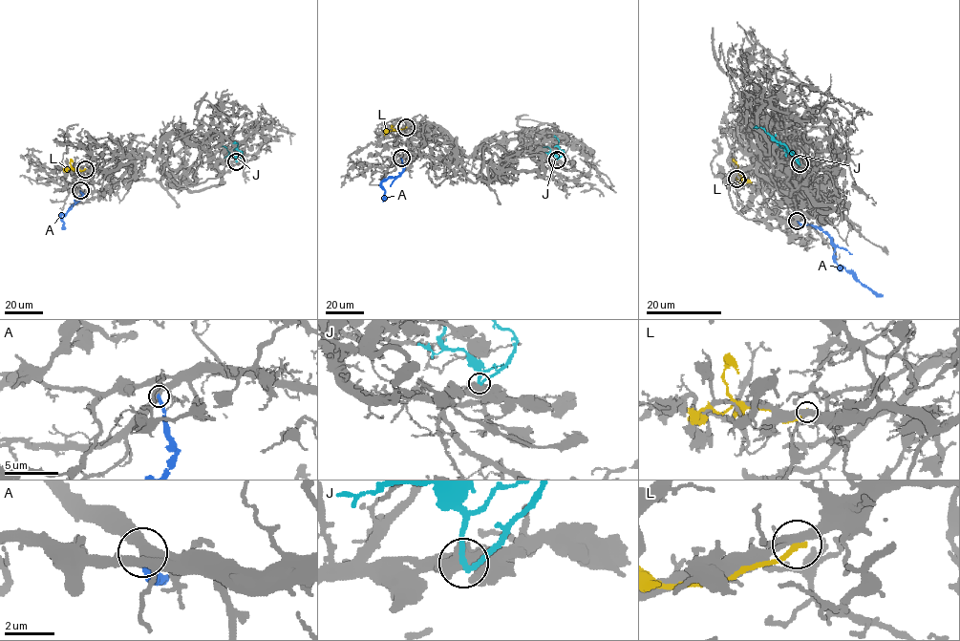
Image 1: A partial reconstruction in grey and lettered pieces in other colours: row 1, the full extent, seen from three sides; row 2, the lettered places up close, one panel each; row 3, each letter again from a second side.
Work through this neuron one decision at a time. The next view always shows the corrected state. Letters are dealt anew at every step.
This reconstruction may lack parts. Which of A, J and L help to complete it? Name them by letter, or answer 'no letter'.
no letter

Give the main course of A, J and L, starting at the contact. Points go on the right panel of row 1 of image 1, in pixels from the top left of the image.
A: (798, 221), (824, 232), (835, 246), (833, 260), (837, 267), (843, 267), (883, 296)
J: (800, 162), (784, 144), (760, 127), (755, 128)
L: (736, 179), (740, 181), (742, 177), (752, 182)

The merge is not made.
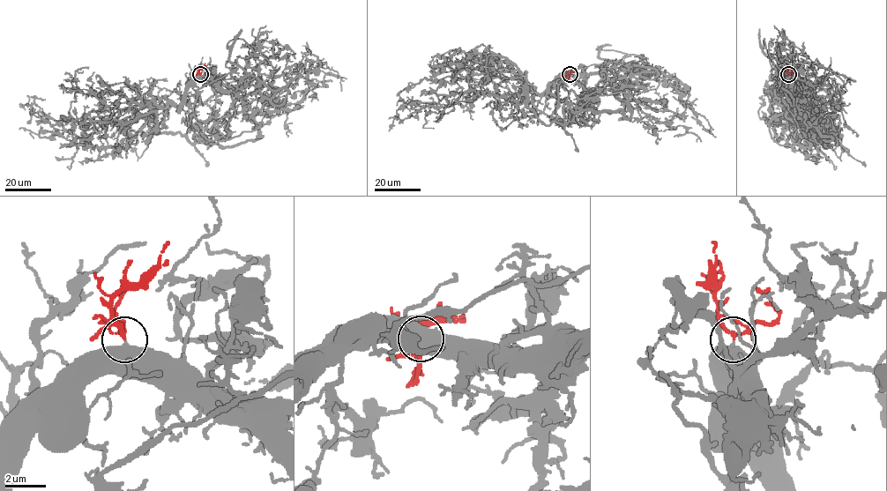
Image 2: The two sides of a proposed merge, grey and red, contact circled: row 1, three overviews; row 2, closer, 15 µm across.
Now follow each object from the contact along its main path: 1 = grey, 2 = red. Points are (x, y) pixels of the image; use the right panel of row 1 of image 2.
1: (788, 75), (799, 108), (808, 103), (805, 147), (820, 137), (822, 107), (845, 104)
2: (788, 75), (786, 63)

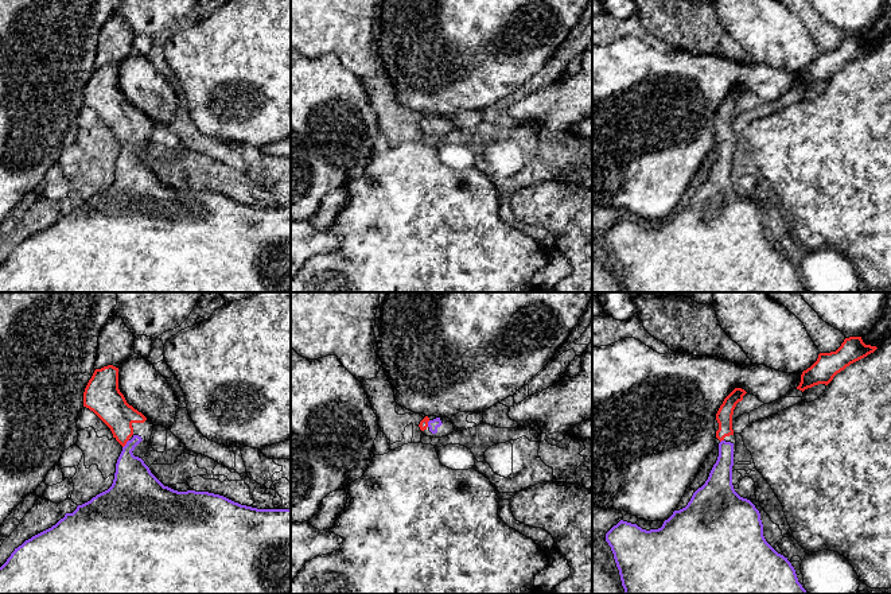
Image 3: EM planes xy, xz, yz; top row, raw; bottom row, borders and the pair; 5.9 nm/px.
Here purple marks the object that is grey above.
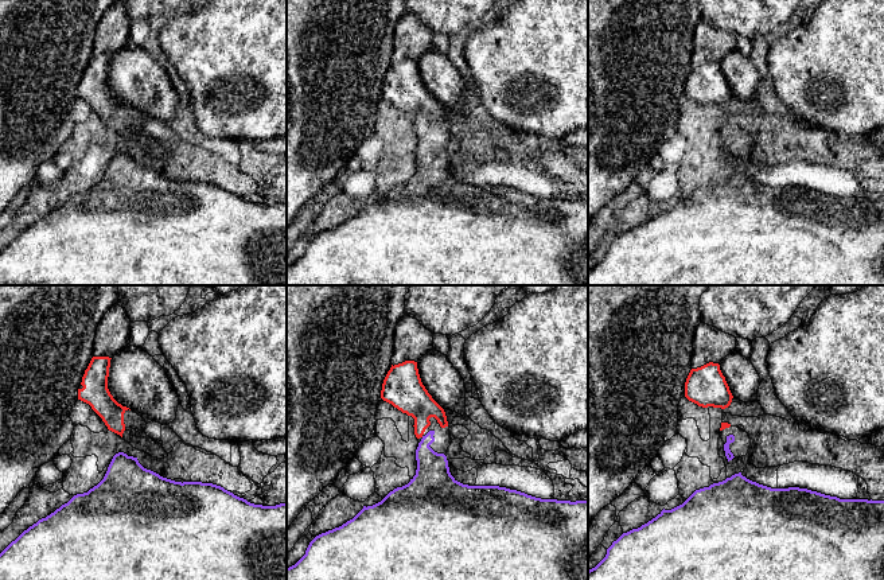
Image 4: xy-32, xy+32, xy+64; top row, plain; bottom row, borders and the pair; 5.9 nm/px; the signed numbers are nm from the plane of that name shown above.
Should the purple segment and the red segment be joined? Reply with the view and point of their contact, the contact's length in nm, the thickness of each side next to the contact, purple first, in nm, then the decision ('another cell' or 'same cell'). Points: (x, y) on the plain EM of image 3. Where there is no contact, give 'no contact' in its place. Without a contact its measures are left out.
meets purple in xy at (127, 142); contact 70 nm long; 240 nm thick on the purple side, 190 nm on the other; same cell

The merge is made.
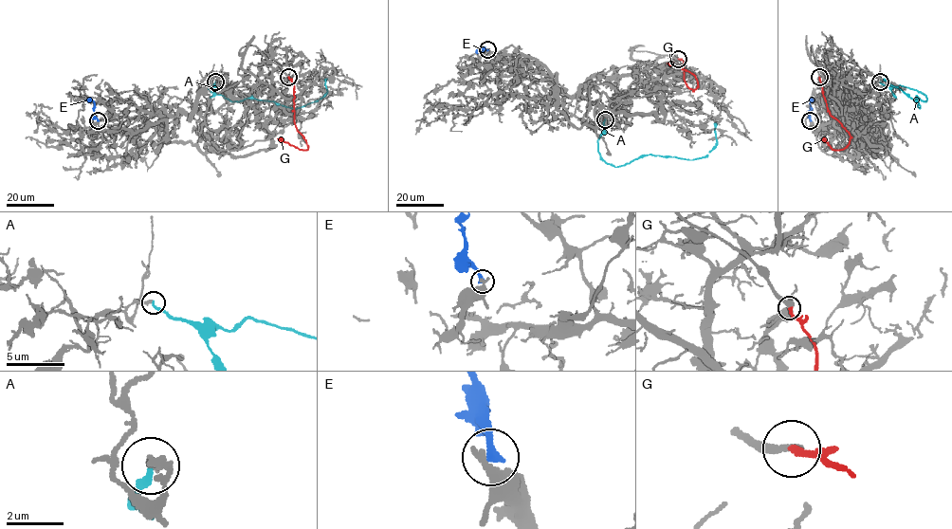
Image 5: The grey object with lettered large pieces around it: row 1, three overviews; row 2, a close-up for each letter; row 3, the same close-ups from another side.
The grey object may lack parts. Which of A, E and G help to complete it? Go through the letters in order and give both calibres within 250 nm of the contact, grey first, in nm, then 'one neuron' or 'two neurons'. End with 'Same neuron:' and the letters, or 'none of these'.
A: 280 nm thick on the grey side, 220 nm on the other; two neurons
E: 480 nm thick on the grey side, 280 nm on the other; two neurons
G: 320 nm thick on the grey side, 240 nm on the other; one neuron
Same neuron: G

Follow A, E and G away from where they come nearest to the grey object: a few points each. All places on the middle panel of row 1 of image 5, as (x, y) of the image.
A: (605, 119), (597, 151), (615, 167), (647, 155), (692, 160), (705, 156), (716, 144), (716, 122)
E: (487, 49), (484, 47), (476, 53)
G: (678, 59), (684, 62), (685, 82), (695, 90), (698, 83), (690, 73), (667, 63)

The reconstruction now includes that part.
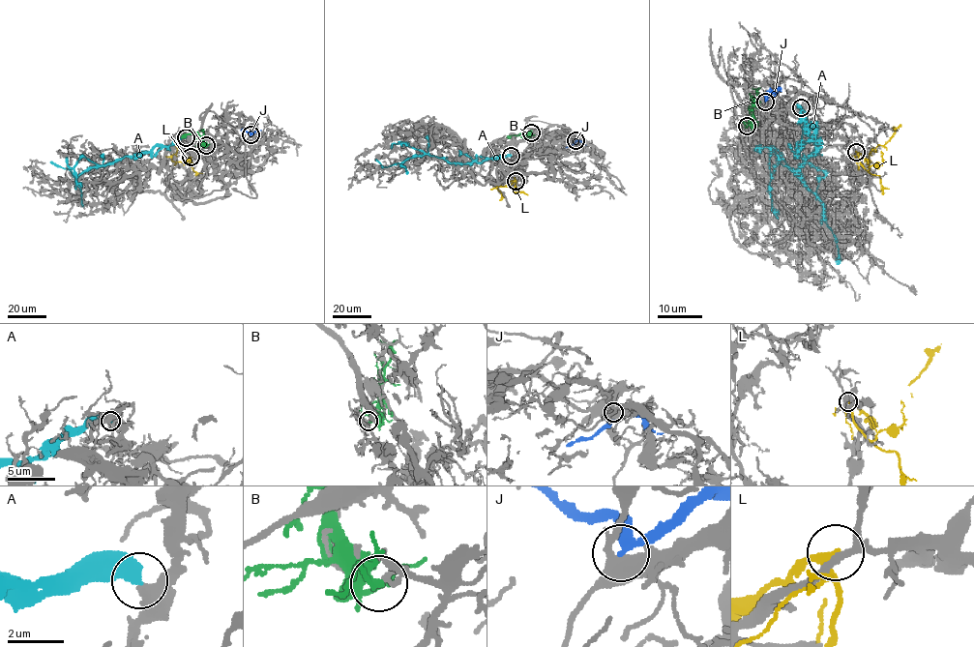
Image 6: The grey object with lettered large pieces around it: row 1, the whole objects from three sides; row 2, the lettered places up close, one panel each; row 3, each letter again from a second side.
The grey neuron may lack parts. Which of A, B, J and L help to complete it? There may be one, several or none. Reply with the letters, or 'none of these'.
none of these

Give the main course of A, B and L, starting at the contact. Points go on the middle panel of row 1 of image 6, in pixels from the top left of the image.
A: (511, 156), (462, 163), (431, 155), (415, 155), (388, 167), (375, 159)
B: (531, 132), (506, 137)
L: (516, 181), (506, 186), (496, 186), (503, 196), (499, 200)

